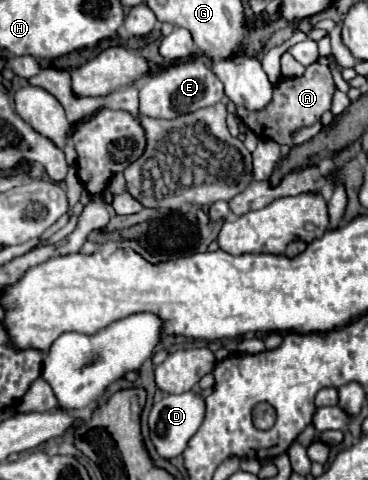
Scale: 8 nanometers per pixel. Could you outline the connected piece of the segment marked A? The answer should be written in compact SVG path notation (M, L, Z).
M312 64L306 68L306 74L300 78L288 78L288 80L280 80L274 86L274 98L272 102L260 110L260 112L250 112L246 108L238 108L236 116L250 128L254 130L254 134L258 138L270 138L278 144L288 144L292 146L292 134L298 128L304 126L312 126L316 122L320 122L322 114L326 110L330 110L330 102L332 102L332 94L334 94L334 80L332 74L328 70L328 66L324 64Z

